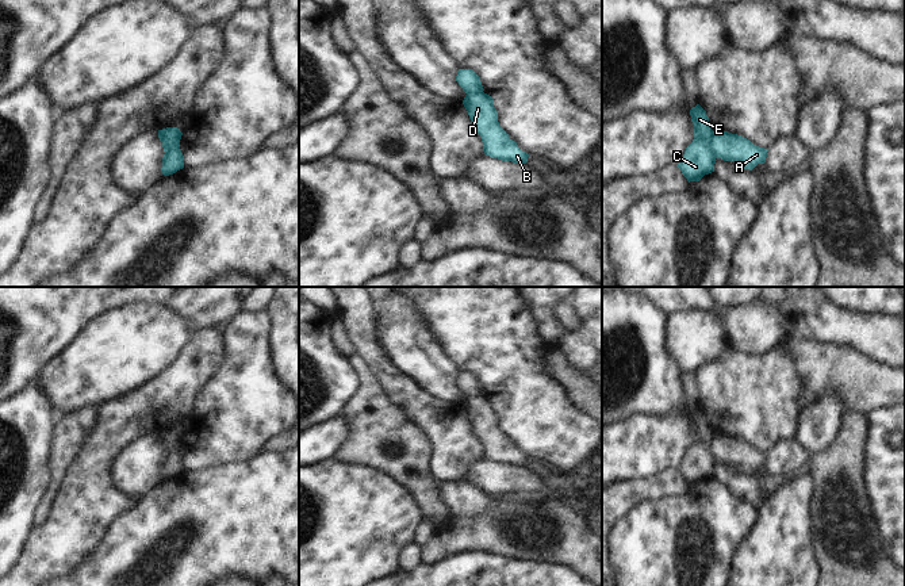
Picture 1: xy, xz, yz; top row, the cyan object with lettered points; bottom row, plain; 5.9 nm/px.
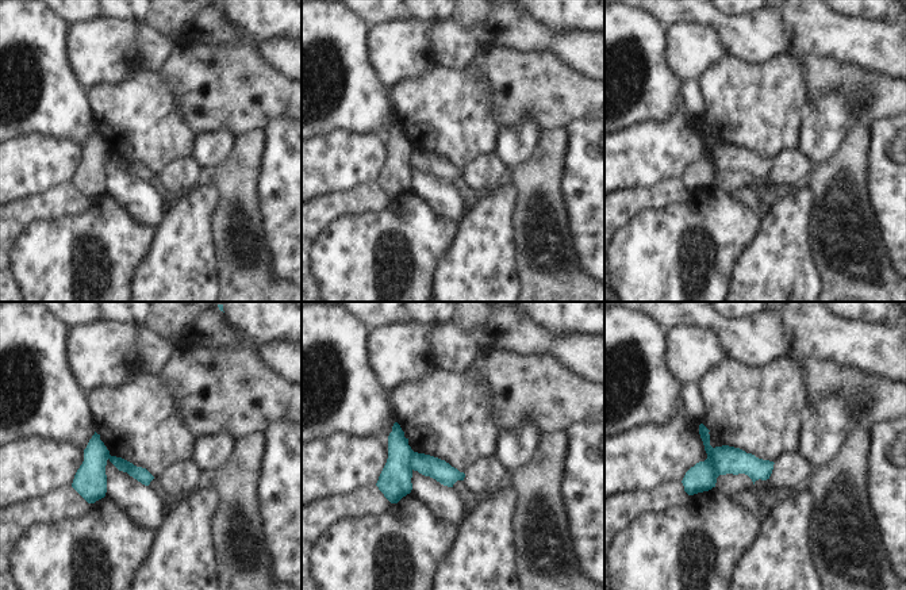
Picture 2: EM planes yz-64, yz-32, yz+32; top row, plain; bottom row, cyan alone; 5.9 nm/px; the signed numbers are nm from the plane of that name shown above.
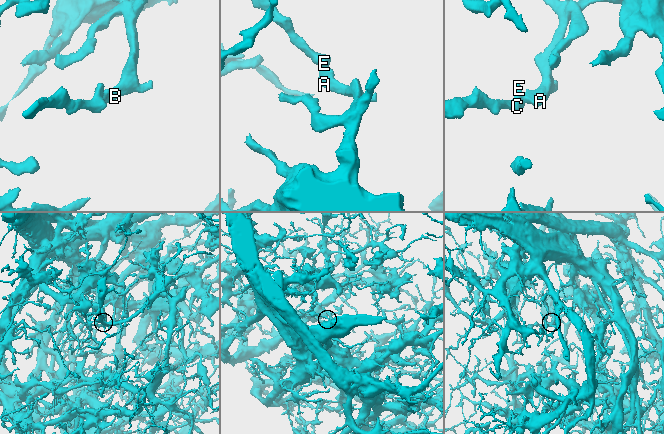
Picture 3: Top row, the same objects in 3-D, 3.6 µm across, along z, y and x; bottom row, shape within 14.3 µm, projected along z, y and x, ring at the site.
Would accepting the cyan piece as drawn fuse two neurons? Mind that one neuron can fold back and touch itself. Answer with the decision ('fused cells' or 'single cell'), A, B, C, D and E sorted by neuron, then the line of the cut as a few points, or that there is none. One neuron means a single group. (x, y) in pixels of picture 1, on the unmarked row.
fused cells; A B D / C E; cut in yz along (712, 435), (710, 454), (716, 460)

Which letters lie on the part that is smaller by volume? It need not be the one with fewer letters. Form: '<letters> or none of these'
C, E

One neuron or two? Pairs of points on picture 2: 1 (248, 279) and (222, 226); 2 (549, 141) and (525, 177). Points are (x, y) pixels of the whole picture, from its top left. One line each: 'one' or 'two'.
1: one
2: one

